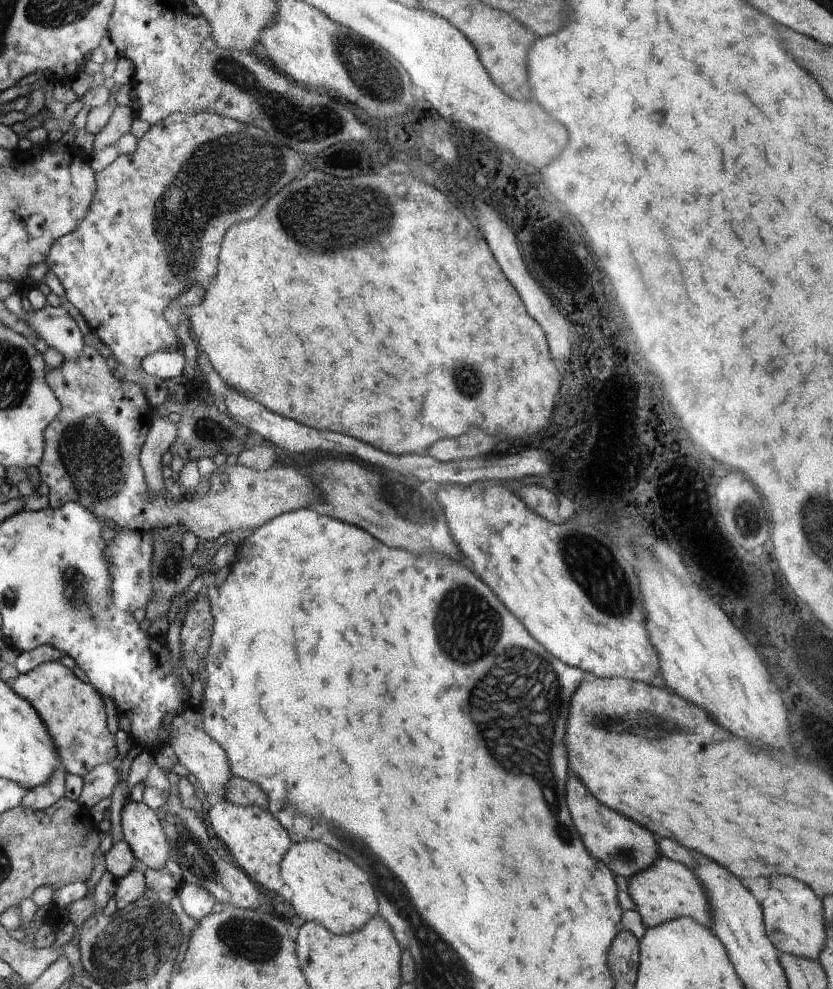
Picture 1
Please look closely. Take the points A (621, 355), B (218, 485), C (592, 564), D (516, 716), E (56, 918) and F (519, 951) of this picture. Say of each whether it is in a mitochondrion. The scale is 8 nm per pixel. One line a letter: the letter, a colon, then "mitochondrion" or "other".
A: other
B: other
C: mitochondrion
D: mitochondrion
E: other
F: other

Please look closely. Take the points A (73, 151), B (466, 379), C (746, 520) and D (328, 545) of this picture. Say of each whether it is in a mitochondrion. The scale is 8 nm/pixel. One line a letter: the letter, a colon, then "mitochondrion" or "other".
A: other
B: mitochondrion
C: mitochondrion
D: other

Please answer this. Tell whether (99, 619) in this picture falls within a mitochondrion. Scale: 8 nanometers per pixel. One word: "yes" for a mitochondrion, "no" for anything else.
yes

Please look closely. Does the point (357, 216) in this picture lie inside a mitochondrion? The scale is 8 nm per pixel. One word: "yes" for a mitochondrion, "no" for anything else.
yes

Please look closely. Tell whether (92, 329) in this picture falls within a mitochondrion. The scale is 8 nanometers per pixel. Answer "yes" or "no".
no

